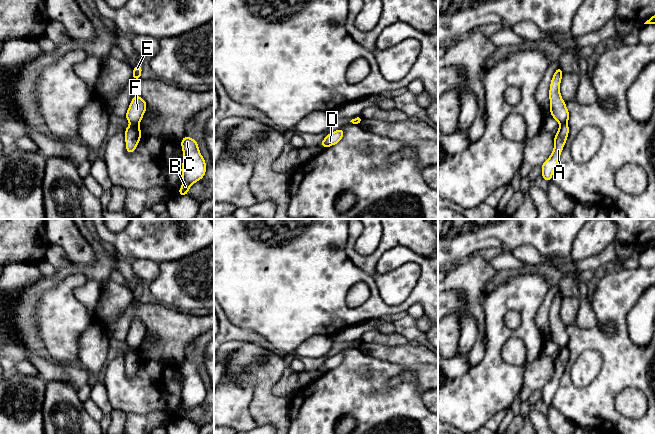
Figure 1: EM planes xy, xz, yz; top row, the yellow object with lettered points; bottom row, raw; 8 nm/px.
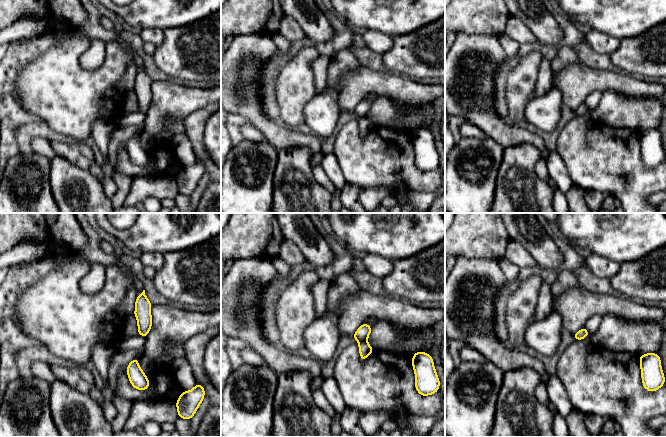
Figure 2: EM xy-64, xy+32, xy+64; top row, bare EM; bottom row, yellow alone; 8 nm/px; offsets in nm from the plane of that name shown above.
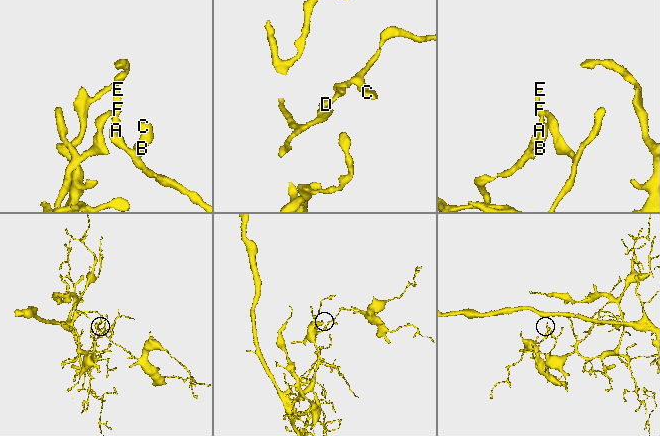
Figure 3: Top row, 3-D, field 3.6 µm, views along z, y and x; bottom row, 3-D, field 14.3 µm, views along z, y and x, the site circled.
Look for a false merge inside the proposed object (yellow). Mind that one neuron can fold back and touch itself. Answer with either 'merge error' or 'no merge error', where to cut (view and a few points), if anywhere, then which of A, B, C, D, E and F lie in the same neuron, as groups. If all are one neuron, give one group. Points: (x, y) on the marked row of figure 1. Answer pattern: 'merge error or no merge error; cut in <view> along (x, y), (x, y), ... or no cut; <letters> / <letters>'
merge error; cut in xy along (131, 123), (138, 125); A B C / D E F

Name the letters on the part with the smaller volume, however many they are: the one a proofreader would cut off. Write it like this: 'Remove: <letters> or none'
Remove: A, B, C

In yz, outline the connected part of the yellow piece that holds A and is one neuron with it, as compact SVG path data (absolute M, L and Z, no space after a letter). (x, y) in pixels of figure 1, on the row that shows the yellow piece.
M567 123L560 124L557 134L554 137L554 149L550 157L541 165L541 176L547 181L551 182L552 174L558 164L562 149L566 143L569 134L569 127Z

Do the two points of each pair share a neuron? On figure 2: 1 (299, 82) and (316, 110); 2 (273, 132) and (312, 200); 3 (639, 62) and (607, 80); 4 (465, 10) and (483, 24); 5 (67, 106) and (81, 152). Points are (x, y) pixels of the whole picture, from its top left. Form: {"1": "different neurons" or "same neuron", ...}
{"1": "different neurons", "2": "different neurons", "3": "different neurons", "4": "same neuron", "5": "different neurons"}

